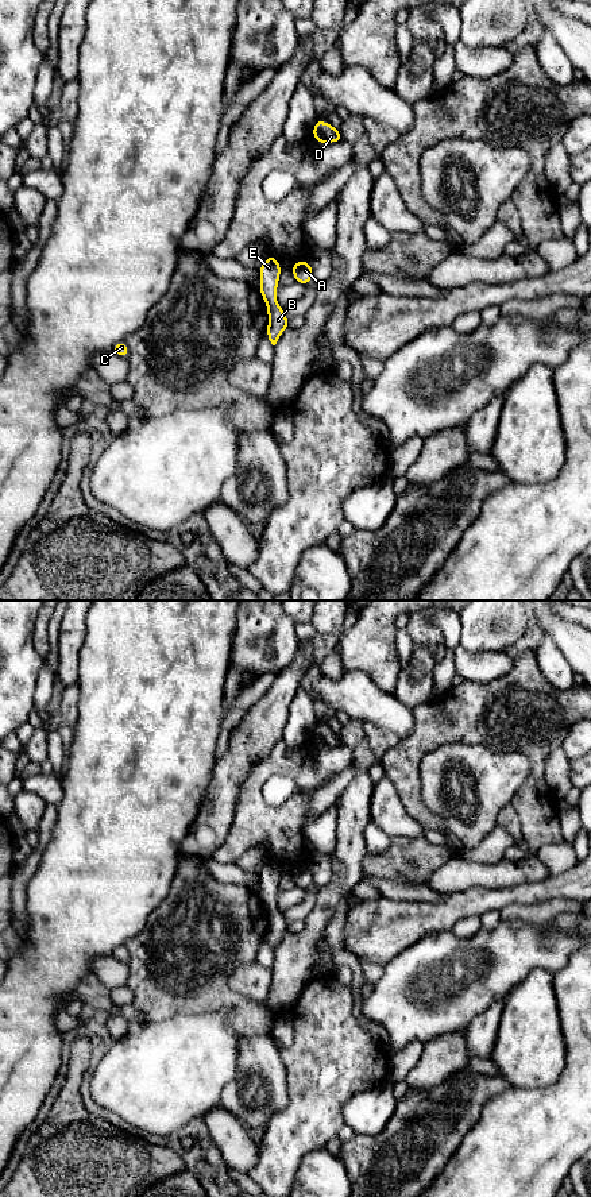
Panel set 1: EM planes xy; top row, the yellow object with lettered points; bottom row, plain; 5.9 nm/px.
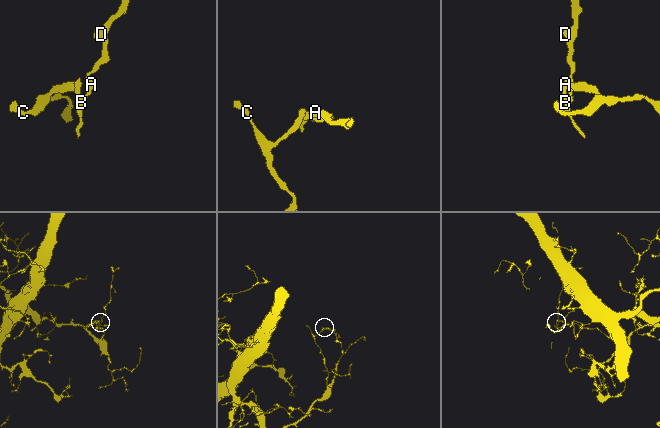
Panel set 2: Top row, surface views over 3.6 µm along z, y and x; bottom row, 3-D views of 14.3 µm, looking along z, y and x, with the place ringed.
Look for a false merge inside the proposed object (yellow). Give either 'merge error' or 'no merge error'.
no merge error

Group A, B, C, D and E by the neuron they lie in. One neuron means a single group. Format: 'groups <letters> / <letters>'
groups A B C D E

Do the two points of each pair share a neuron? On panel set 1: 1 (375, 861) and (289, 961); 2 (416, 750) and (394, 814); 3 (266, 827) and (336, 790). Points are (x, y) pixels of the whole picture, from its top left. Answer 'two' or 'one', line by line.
1: two
2: two
3: two

